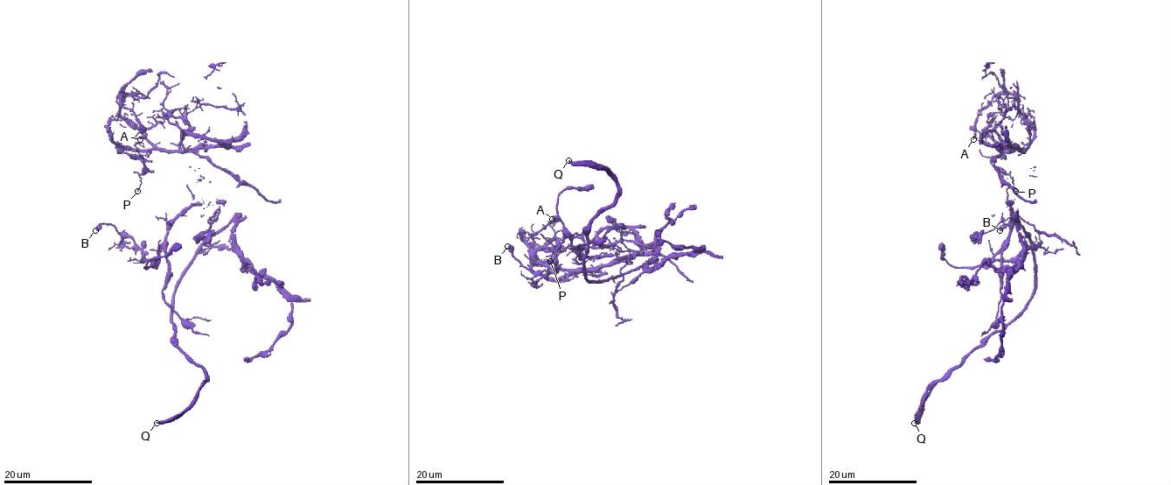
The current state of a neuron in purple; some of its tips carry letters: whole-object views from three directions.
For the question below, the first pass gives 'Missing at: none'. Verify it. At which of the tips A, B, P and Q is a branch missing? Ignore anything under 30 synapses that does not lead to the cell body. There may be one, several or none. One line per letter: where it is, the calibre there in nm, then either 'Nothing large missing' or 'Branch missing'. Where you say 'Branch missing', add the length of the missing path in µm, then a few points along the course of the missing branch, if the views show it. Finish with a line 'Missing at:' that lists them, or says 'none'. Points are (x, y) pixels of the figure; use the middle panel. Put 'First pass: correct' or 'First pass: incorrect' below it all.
A: Place: (552, 219). Thickness 190 nm. Nothing large missing
B: Place: (507, 246). Thickness 550 nm. Nothing large missing
P: Place: (550, 261). Thickness 160 nm. Nothing large missing
Q: Place: (568, 160). Thickness 320 nm. Branch missing. Missing length about 20 µm. Course of what is missing: (568, 160), (488, 165), (485, 168), (489, 166)
Missing at: Q
First pass: incorrect

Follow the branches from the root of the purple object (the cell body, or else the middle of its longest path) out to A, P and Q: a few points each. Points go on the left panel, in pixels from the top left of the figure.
A: (207, 221), (239, 182), (189, 152), (182, 131), (227, 144), (158, 150), (120, 115), (121, 94), (140, 139)
P: (207, 221), (239, 182), (189, 152), (182, 131), (227, 144), (122, 150), (142, 159), (137, 191)
Q: (207, 221), (201, 252), (231, 247), (233, 221), (202, 246), (172, 313), (176, 344), (205, 382), (156, 423)

